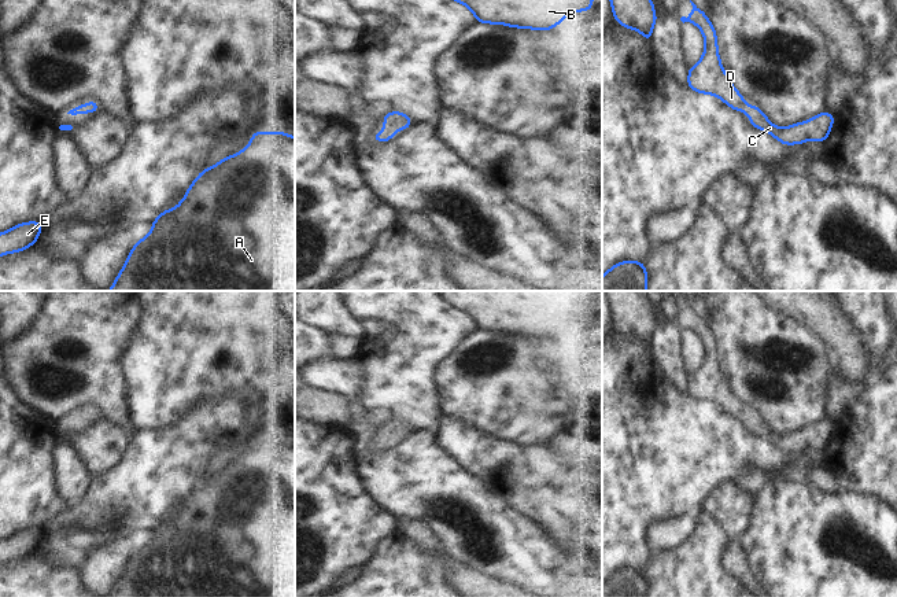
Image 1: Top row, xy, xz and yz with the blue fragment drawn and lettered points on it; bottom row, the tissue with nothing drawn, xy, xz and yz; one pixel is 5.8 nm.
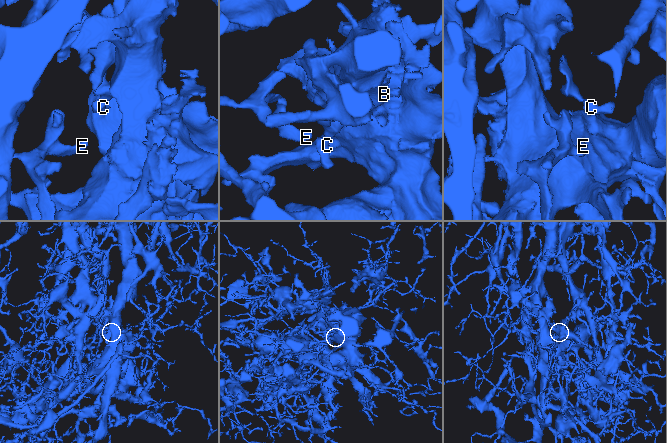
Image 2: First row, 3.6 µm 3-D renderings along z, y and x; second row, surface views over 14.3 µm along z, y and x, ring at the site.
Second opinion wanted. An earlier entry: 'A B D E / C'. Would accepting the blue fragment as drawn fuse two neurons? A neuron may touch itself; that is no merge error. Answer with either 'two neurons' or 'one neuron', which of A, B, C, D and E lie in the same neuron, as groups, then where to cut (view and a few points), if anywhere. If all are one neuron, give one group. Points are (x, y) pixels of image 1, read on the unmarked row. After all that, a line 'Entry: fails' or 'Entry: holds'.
one neuron | A B C D E | no cut
Entry: fails

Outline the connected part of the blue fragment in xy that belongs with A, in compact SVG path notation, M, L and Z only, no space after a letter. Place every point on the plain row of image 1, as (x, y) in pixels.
M254 439L248 454L204 476L180 512L162 519L152 530L151 539L134 550L110 597L295 597L295 445L283 439Z

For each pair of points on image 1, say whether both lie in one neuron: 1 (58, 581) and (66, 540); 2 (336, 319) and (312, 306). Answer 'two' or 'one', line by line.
1: two
2: one

